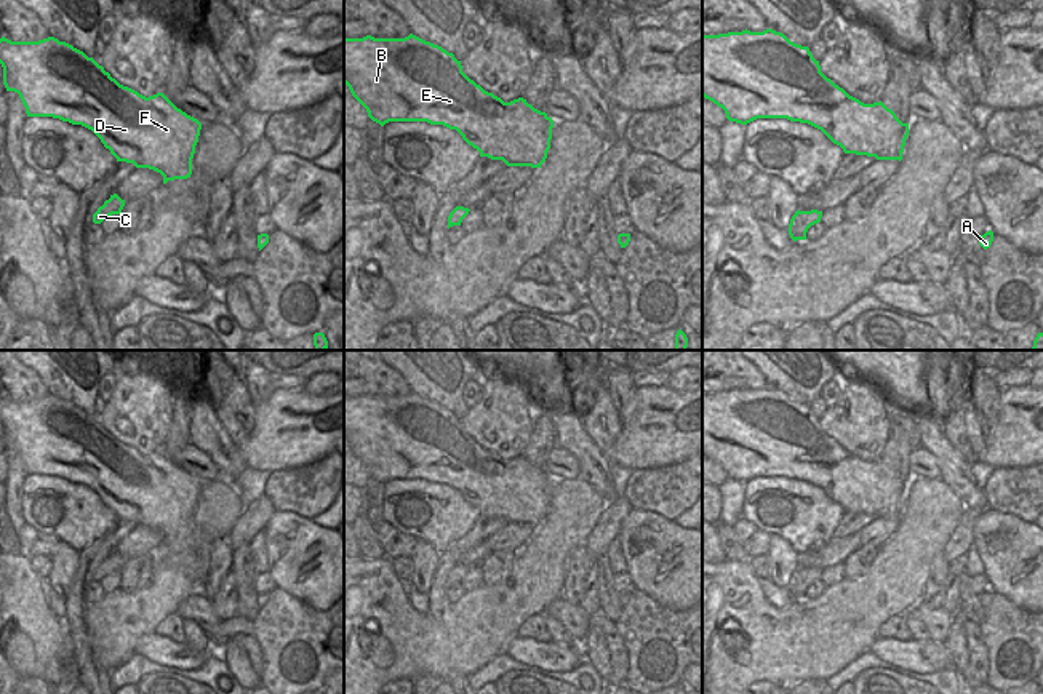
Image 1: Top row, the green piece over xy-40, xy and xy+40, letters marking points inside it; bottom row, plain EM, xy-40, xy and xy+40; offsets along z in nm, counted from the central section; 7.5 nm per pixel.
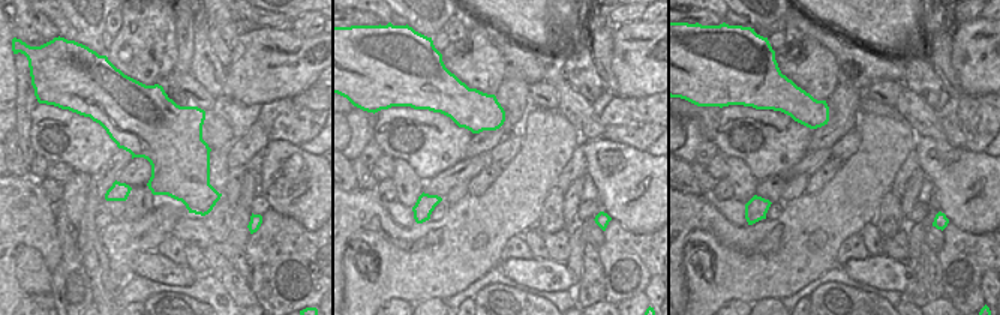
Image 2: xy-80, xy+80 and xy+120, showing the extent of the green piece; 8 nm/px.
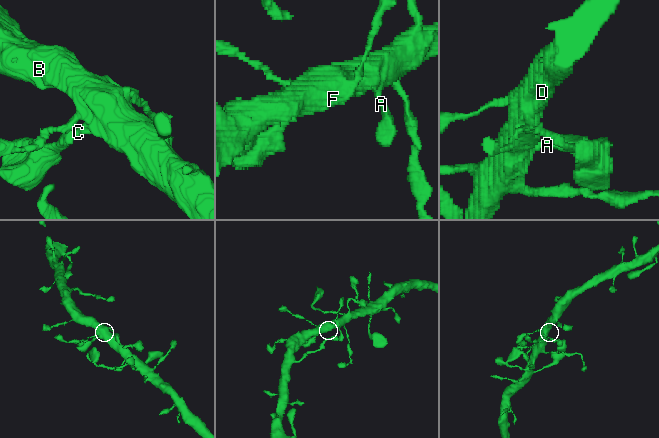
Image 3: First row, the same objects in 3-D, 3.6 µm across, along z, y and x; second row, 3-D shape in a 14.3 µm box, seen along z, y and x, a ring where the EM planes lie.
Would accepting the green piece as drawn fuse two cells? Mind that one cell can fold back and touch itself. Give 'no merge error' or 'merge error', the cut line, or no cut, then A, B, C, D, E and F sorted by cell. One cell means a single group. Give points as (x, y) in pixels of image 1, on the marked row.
no merge error; cut none; groups A B C D E F

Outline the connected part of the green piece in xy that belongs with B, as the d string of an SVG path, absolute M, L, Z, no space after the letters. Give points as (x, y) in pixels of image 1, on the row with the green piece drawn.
M413 34L405 38L344 38L344 83L384 126L389 122L427 122L456 130L480 157L502 160L507 166L541 168L550 149L553 120L526 99L504 102L485 91L464 72L461 61L438 45Z

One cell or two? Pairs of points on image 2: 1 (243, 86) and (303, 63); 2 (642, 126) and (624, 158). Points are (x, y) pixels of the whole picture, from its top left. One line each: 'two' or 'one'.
1: one
2: two

